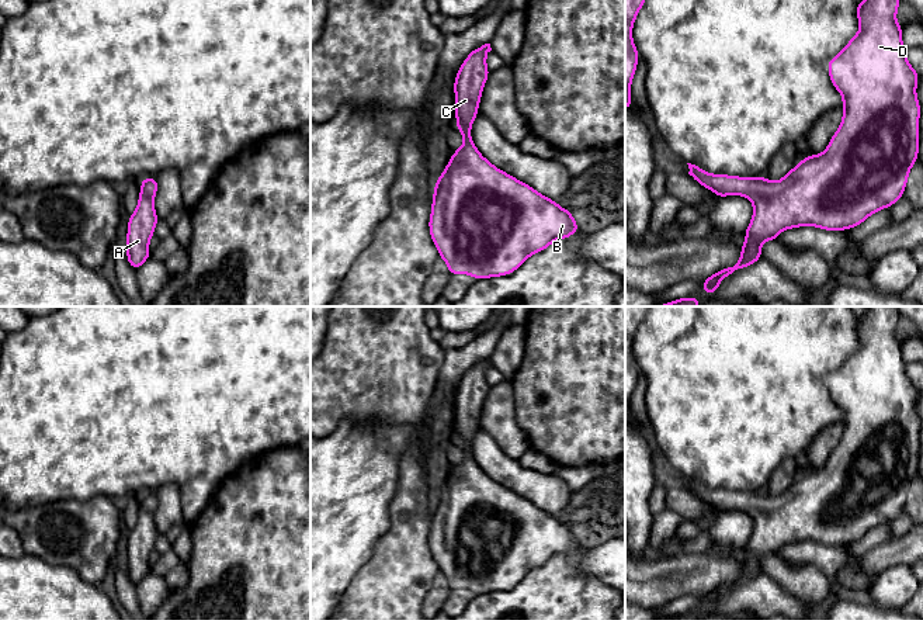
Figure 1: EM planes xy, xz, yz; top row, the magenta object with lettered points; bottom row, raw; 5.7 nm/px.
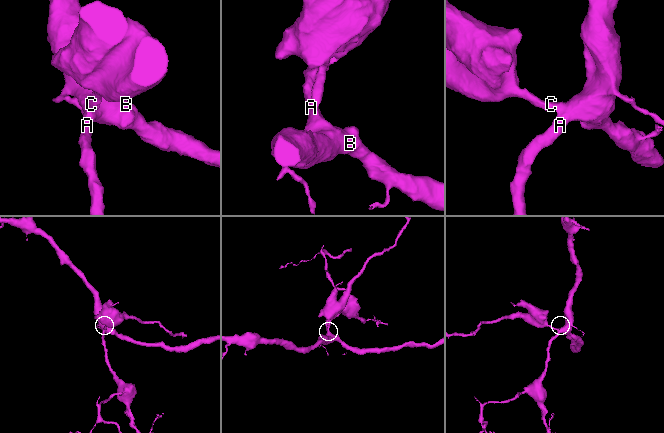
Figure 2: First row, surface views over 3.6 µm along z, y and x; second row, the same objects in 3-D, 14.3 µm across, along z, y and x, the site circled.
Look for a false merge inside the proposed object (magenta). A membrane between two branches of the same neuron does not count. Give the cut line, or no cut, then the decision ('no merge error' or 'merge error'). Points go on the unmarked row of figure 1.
no cut; no merge error

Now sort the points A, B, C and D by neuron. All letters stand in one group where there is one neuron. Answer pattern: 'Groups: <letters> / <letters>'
Groups: A B C D

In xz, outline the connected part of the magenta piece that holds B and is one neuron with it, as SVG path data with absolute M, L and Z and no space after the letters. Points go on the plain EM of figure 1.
M490 359L473 364L462 377L454 395L457 443L464 460L454 465L443 489L436 495L428 544L448 588L469 589L475 595L514 588L531 569L551 558L575 550L580 540L570 524L559 522L531 500L493 481L476 464L471 441L478 432L483 401L489 392L486 370Z

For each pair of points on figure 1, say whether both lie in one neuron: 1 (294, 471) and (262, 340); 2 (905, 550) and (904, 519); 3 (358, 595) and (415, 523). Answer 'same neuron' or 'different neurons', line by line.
1: different neurons
2: different neurons
3: same neuron

